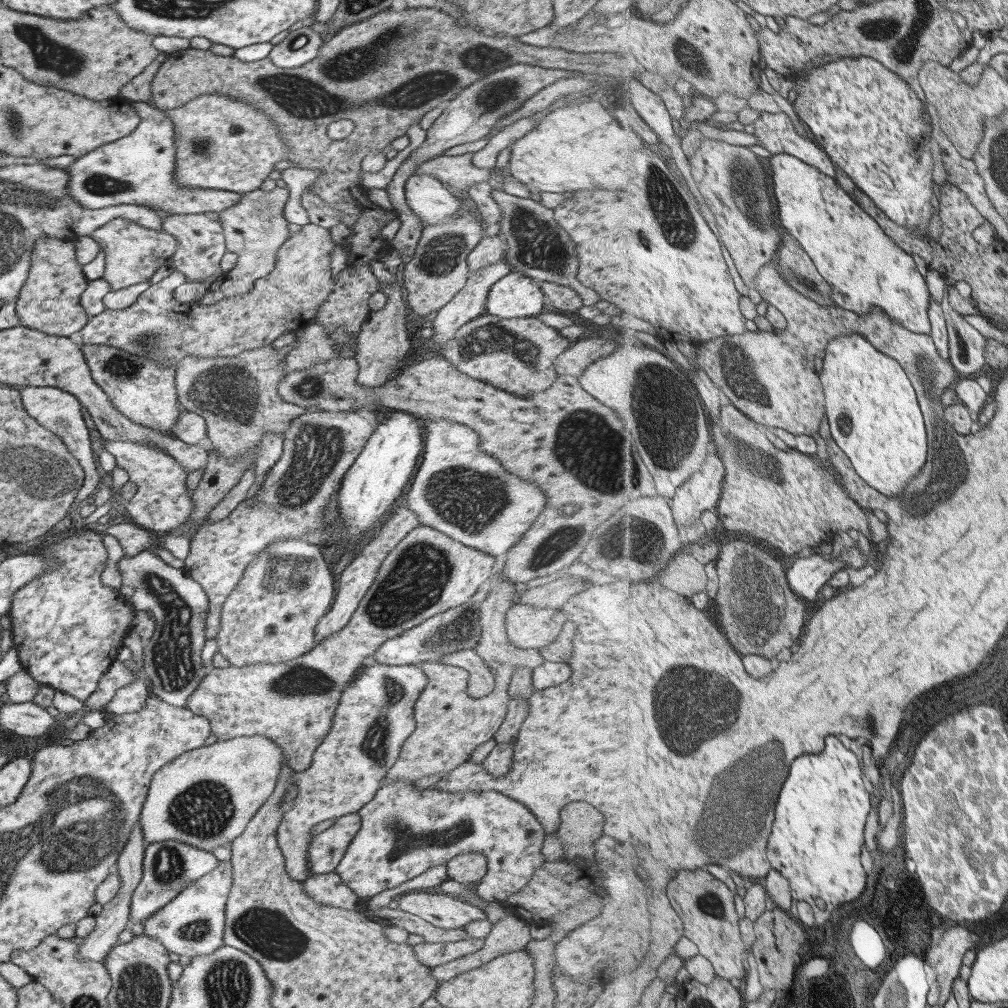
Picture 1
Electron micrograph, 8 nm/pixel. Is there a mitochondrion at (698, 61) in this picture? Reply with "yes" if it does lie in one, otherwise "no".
yes

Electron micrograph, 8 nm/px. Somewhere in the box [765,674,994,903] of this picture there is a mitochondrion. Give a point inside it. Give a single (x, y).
(946, 701)

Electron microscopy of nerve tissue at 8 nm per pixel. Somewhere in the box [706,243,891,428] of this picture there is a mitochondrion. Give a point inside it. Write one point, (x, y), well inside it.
(744, 386)

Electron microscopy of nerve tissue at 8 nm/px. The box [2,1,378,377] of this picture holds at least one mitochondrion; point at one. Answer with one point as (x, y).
(49, 55)

